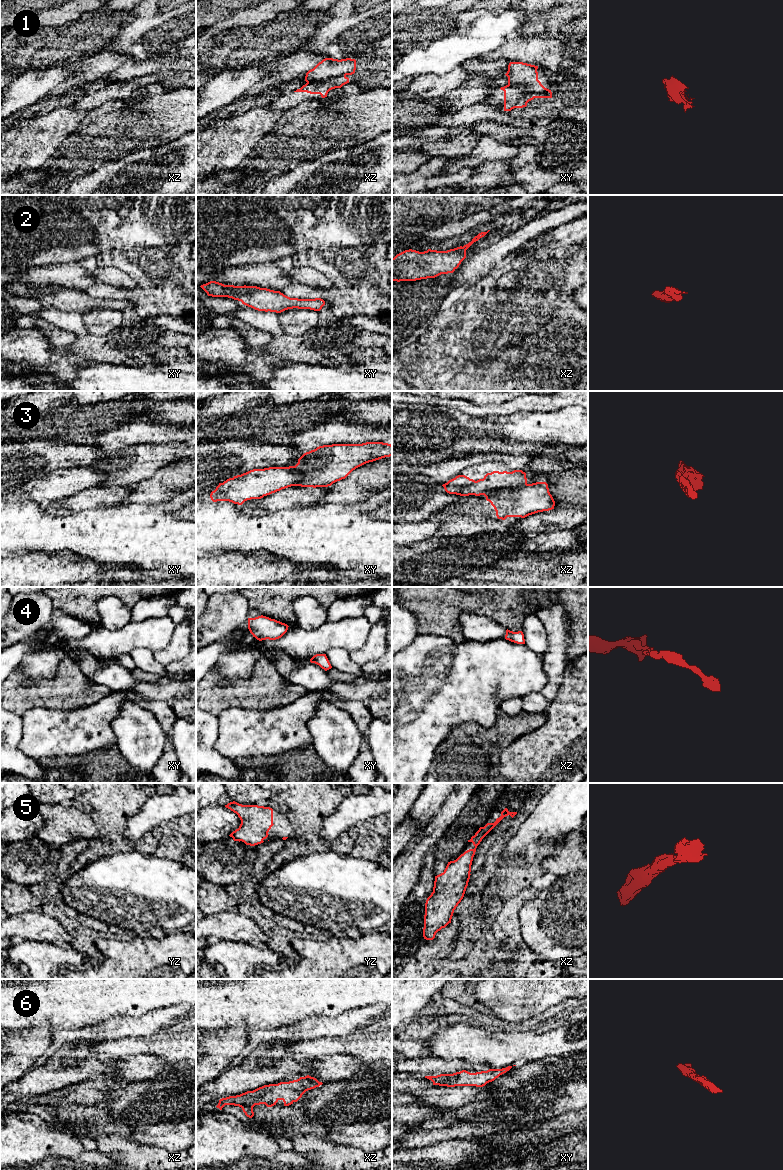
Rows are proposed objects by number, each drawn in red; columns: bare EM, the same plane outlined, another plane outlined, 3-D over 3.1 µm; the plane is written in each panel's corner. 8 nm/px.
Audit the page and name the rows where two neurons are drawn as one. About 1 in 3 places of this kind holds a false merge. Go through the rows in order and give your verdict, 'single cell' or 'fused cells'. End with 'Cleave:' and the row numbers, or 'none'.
1: fused cells
2: single cell
3: fused cells
4: single cell
5: single cell
6: single cell
Cleave: 1, 3

